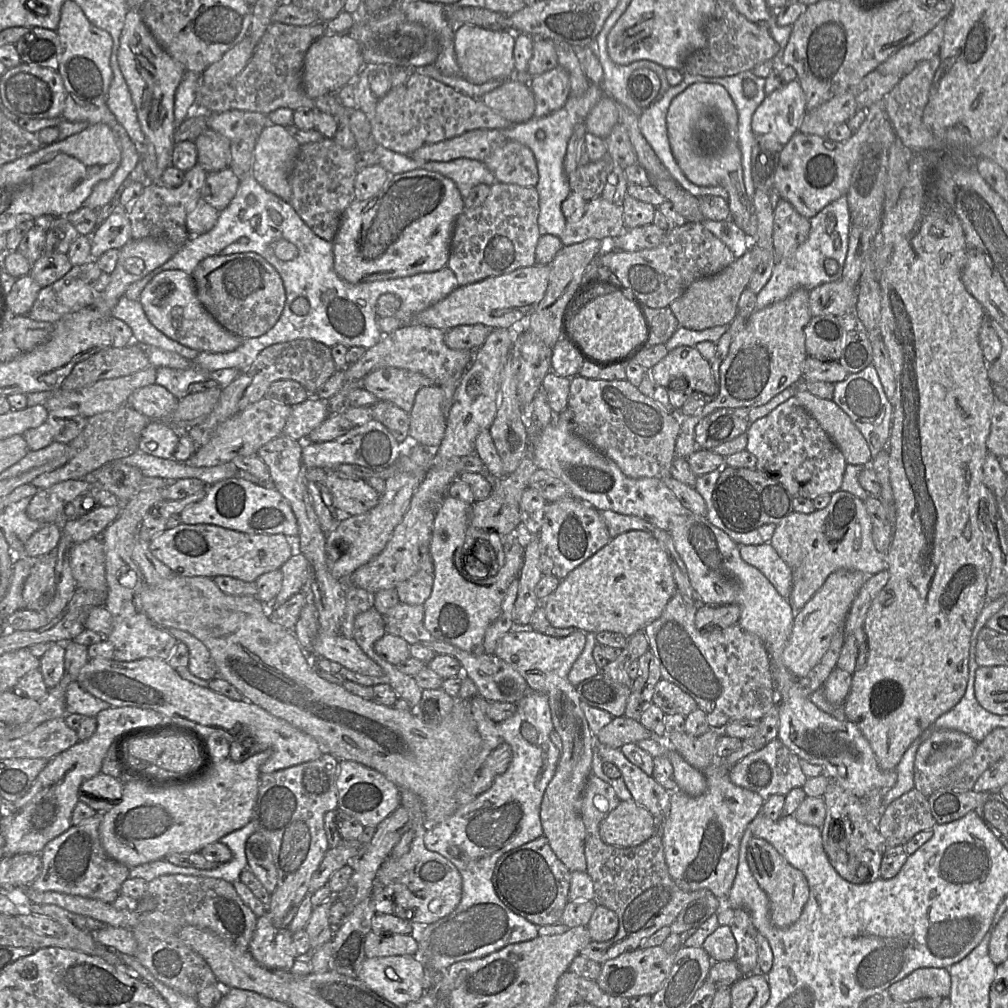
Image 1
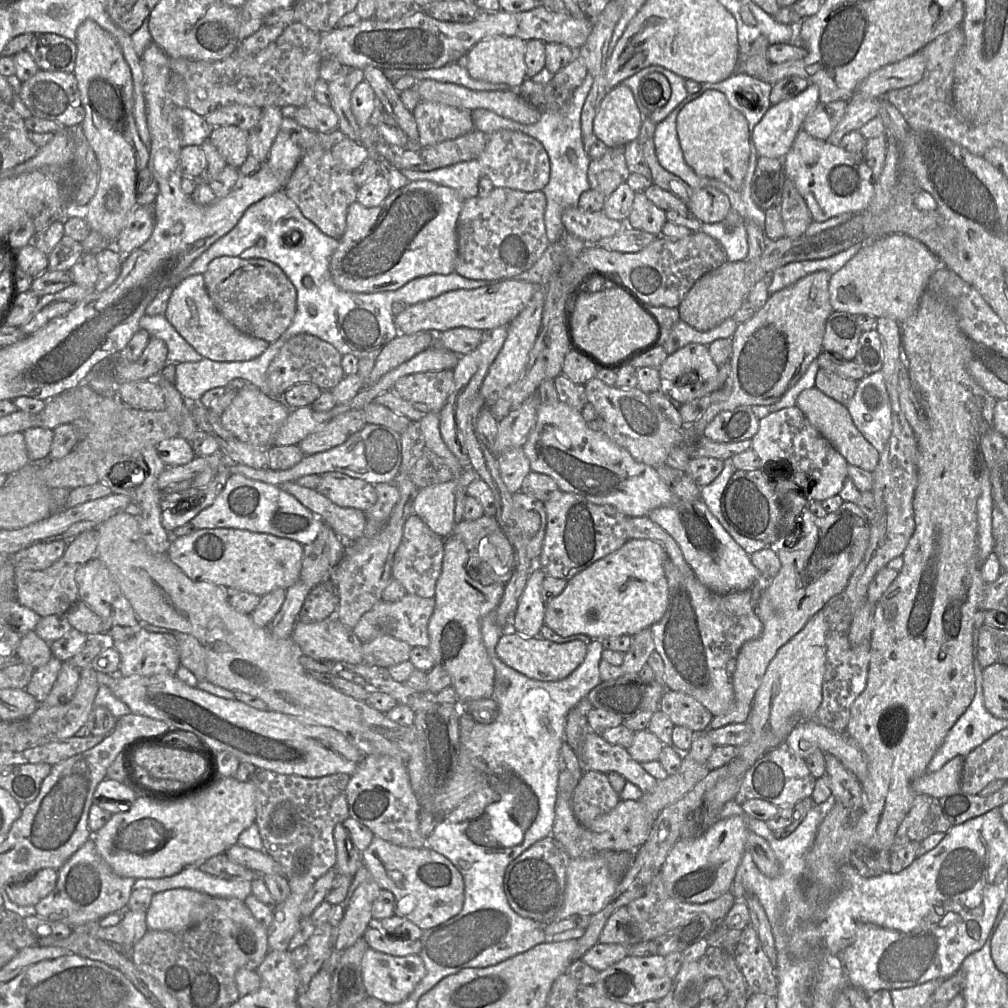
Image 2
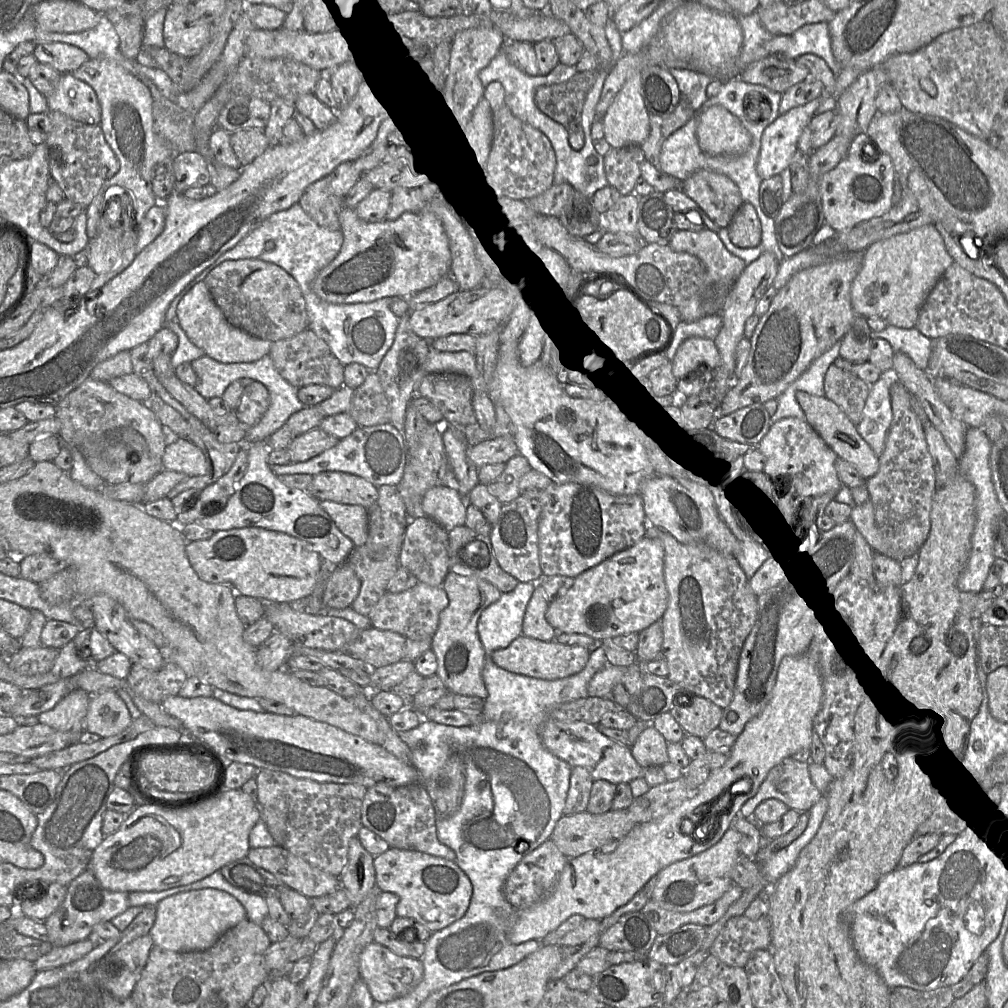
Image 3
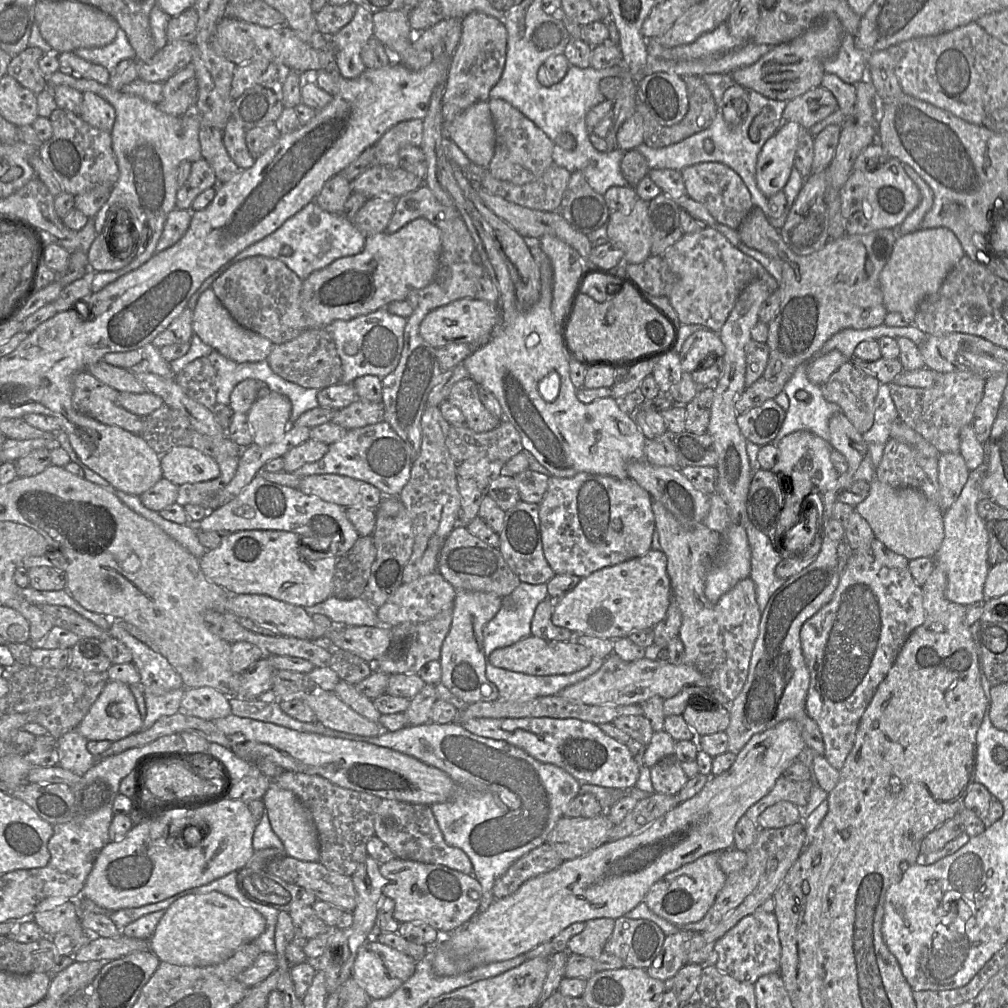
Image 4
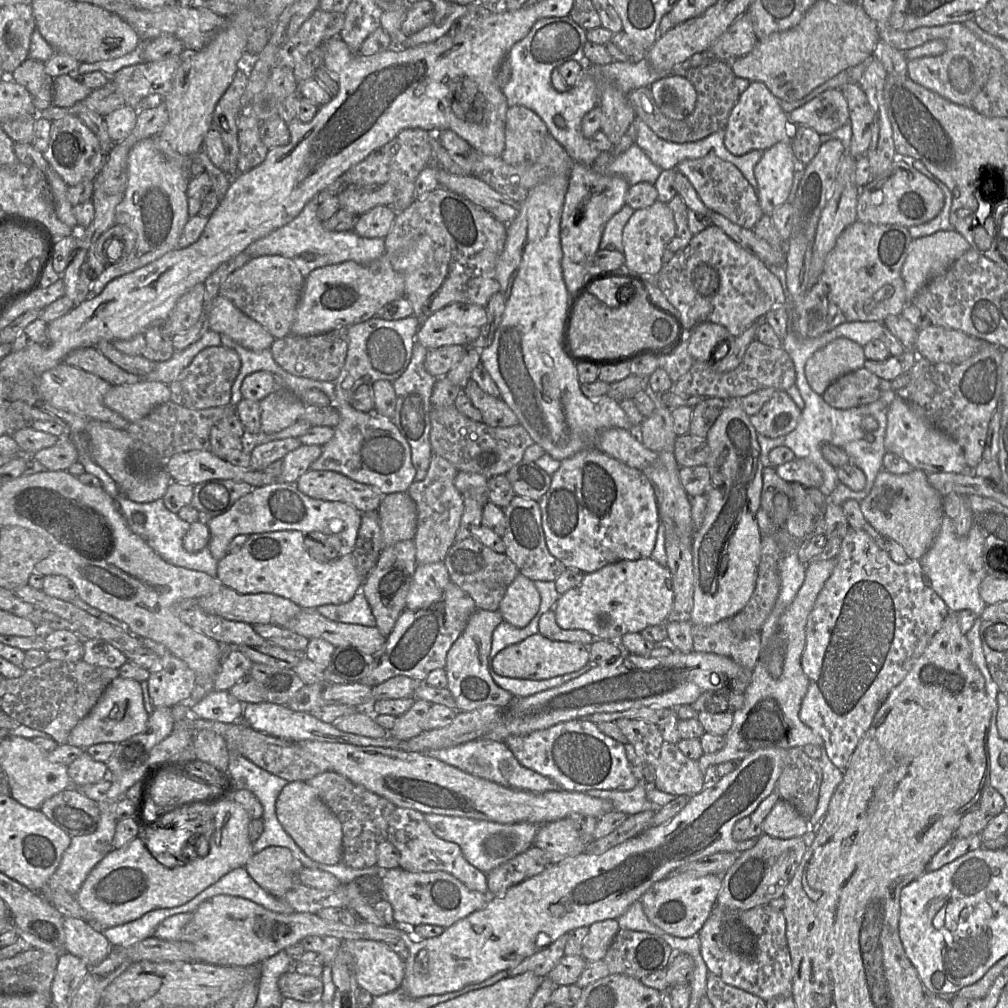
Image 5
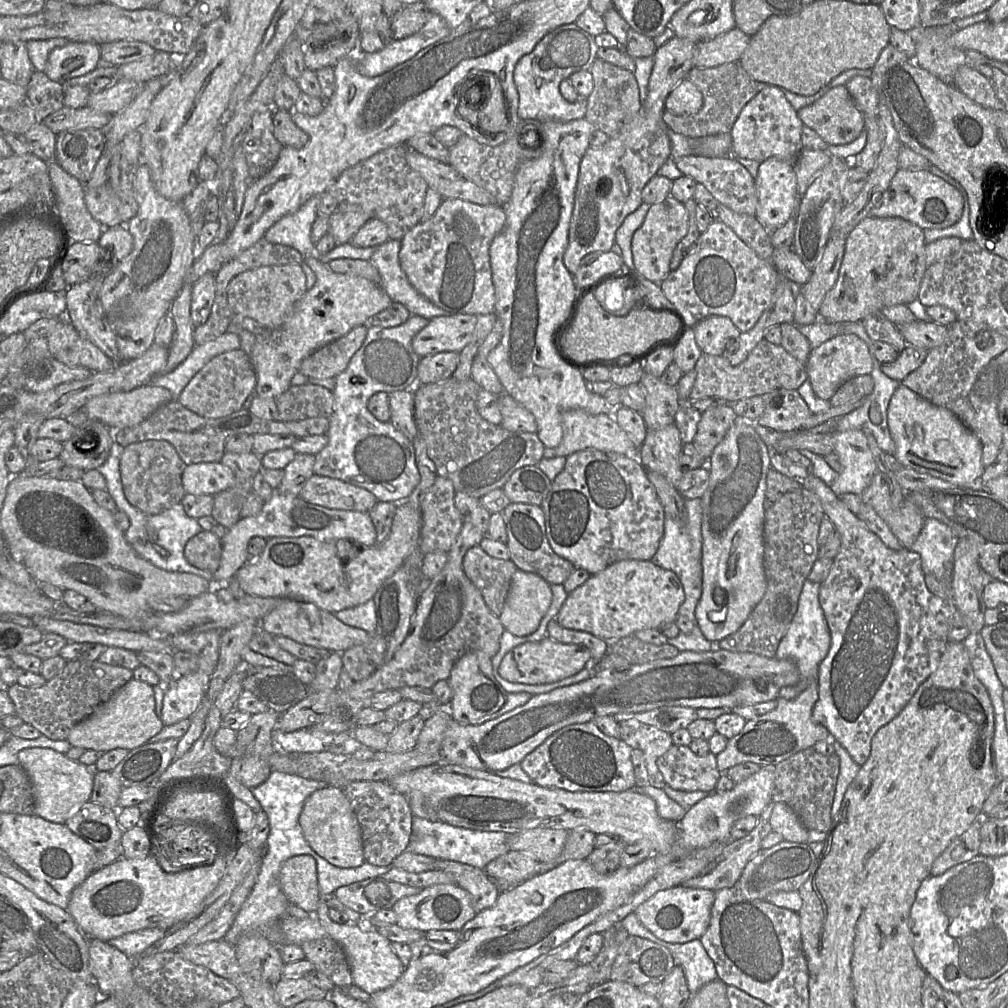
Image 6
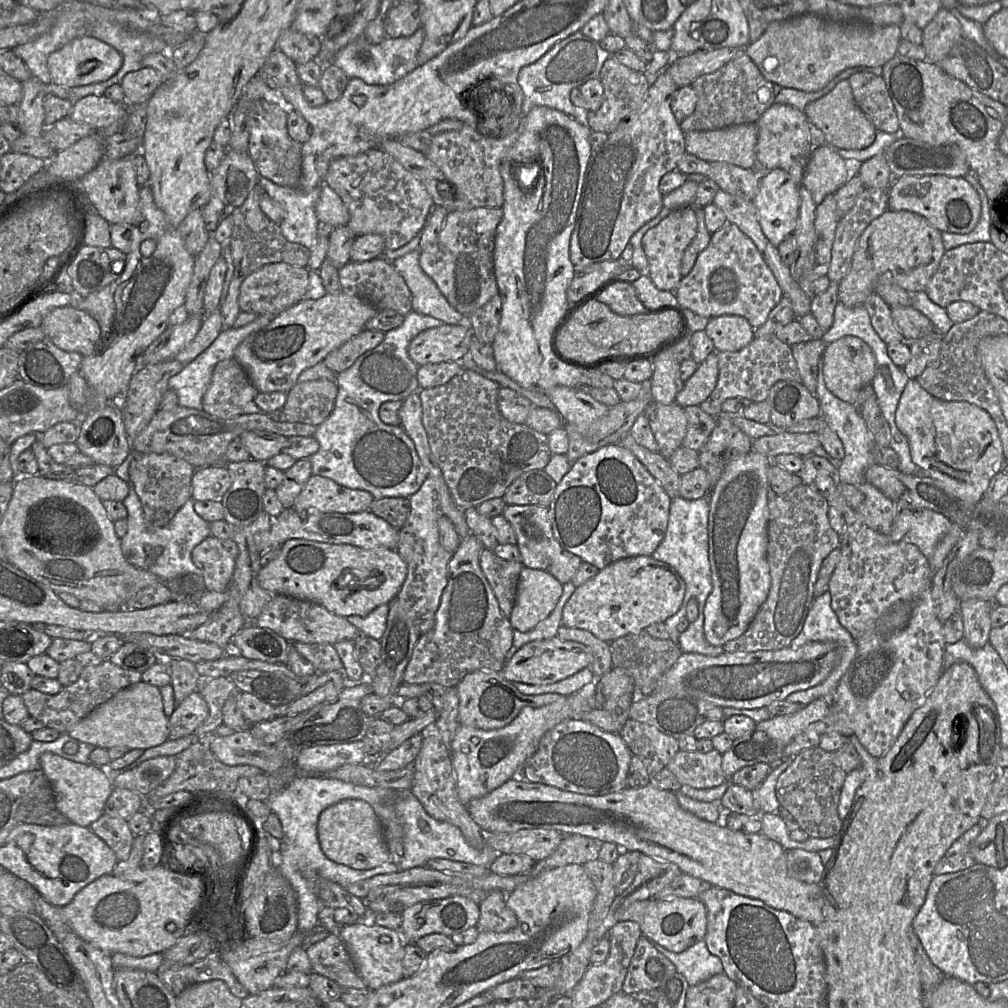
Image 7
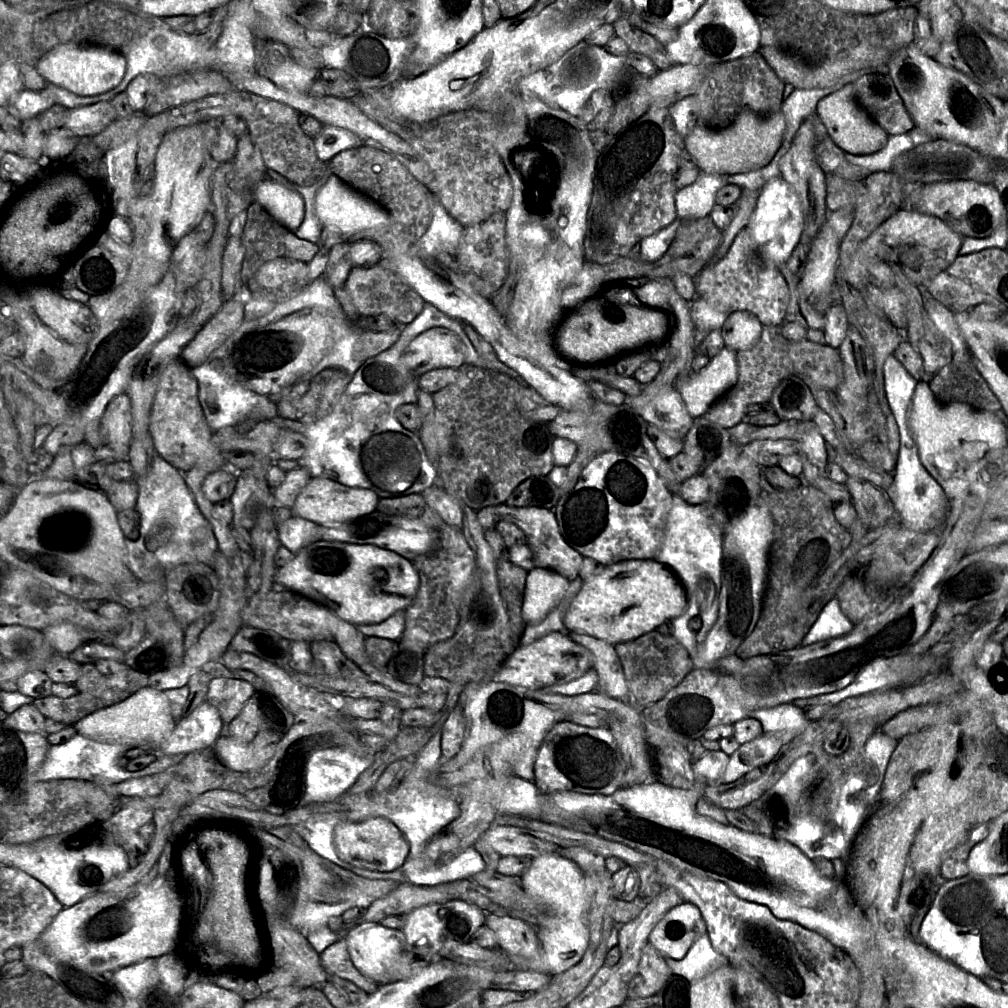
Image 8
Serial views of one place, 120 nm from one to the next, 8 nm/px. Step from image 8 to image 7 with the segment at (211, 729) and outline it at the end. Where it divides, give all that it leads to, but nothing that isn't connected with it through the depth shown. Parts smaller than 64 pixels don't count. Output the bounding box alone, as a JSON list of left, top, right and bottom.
[169,691,208,739]

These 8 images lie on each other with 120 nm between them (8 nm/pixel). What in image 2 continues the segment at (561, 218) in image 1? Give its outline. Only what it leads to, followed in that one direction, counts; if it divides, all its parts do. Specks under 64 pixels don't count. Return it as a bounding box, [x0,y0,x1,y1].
[471,75,594,242]

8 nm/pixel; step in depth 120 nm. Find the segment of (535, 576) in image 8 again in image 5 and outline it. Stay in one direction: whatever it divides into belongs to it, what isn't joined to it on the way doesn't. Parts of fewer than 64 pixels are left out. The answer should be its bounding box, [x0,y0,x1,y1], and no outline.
[499,573,541,628]

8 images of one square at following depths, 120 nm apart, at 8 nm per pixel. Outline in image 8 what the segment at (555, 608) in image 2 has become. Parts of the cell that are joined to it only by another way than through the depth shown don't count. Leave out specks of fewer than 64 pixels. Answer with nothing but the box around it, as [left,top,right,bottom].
[564,559,688,645]

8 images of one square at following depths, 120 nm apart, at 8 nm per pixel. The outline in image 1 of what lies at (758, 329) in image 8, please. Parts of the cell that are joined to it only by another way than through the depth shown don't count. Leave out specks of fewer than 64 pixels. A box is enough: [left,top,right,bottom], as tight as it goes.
[650,346,719,395]

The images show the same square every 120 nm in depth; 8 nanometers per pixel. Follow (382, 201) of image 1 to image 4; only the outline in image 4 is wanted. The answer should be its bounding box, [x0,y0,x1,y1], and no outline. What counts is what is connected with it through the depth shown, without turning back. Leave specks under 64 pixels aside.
[301,218,441,328]

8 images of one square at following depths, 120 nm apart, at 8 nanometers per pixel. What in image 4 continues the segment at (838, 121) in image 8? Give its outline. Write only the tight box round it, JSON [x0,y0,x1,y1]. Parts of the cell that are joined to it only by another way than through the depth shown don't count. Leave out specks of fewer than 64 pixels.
[783,86,837,129]

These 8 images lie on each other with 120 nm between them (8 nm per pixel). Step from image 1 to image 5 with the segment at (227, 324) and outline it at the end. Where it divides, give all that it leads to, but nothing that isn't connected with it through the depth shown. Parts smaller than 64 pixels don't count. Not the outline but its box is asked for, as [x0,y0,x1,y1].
[219,255,305,339]

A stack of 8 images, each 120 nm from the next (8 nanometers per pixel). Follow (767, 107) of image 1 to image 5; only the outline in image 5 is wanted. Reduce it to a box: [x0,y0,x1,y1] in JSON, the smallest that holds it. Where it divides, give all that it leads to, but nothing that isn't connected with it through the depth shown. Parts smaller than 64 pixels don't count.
[754,142,796,216]

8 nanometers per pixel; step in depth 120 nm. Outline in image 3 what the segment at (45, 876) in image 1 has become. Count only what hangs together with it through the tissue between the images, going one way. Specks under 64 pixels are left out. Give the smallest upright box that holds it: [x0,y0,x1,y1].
[44,868,129,947]

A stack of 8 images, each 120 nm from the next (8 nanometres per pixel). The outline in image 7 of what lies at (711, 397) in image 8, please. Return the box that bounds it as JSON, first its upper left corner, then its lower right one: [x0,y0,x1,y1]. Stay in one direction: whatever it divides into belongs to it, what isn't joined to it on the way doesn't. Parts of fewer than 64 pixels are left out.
[675,351,718,408]

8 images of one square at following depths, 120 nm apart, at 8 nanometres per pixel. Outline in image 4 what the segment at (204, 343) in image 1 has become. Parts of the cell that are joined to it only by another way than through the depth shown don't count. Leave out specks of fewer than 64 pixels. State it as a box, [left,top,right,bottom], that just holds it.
[192,288,274,363]

